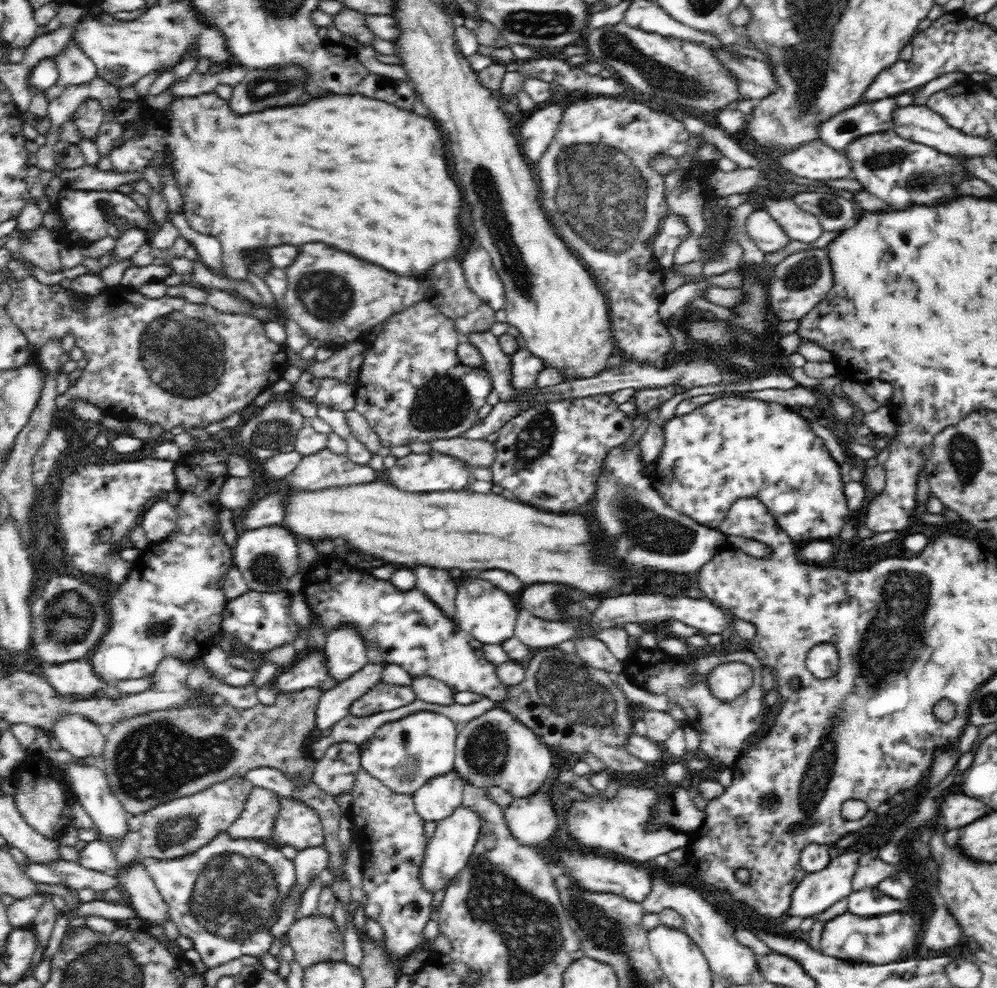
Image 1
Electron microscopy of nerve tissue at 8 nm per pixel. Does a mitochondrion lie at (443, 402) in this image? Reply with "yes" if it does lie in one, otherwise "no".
yes

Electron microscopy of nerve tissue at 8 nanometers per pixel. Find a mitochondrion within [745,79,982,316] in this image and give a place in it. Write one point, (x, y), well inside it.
(889, 157)

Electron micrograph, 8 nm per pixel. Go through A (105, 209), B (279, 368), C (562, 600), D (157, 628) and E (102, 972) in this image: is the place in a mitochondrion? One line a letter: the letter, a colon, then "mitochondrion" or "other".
A: mitochondrion
B: other
C: mitochondrion
D: mitochondrion
E: mitochondrion

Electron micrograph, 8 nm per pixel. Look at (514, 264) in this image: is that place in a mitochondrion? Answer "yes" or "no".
yes

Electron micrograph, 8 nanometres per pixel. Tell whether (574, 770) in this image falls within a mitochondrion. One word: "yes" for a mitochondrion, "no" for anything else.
no

